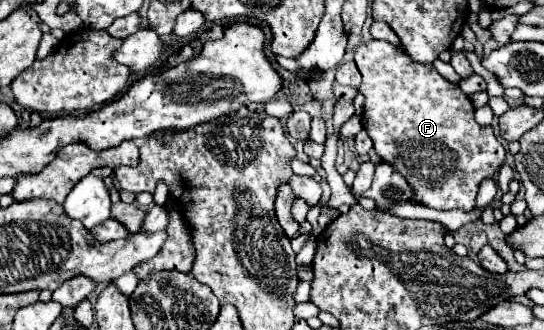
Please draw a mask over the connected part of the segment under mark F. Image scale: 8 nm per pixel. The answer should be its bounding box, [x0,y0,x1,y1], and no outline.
[354,39,504,211]

